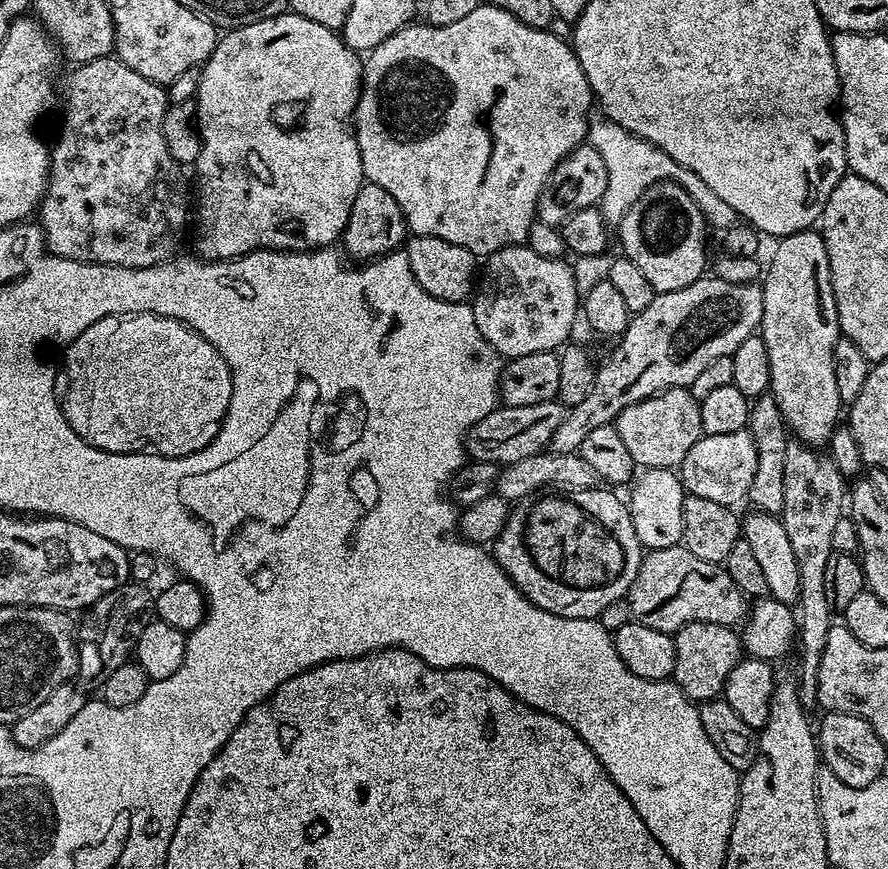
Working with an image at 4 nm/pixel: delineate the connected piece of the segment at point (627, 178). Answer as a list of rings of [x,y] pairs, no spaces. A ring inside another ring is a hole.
[[[607,118],[599,119],[593,119],[589,123],[586,140],[587,143],[594,146],[594,150],[598,150],[598,154],[602,154],[602,162],[606,162],[608,171],[606,190],[598,205],[605,221],[615,221],[621,215],[622,206],[627,206],[637,200],[650,186],[663,180],[672,180],[678,186],[682,186],[682,190],[686,190],[686,194],[690,194],[690,198],[694,198],[705,221],[711,227],[713,224],[717,230],[723,230],[733,228],[738,223],[734,206],[722,202],[722,198],[718,198],[718,194],[714,194],[714,190],[710,190],[710,186],[706,186],[706,182],[702,182],[702,178],[698,178],[698,174],[694,174],[694,170],[686,170],[686,166],[674,162],[674,158],[670,158],[670,154],[666,154],[662,150],[658,150],[658,146],[630,134],[614,121]]]

